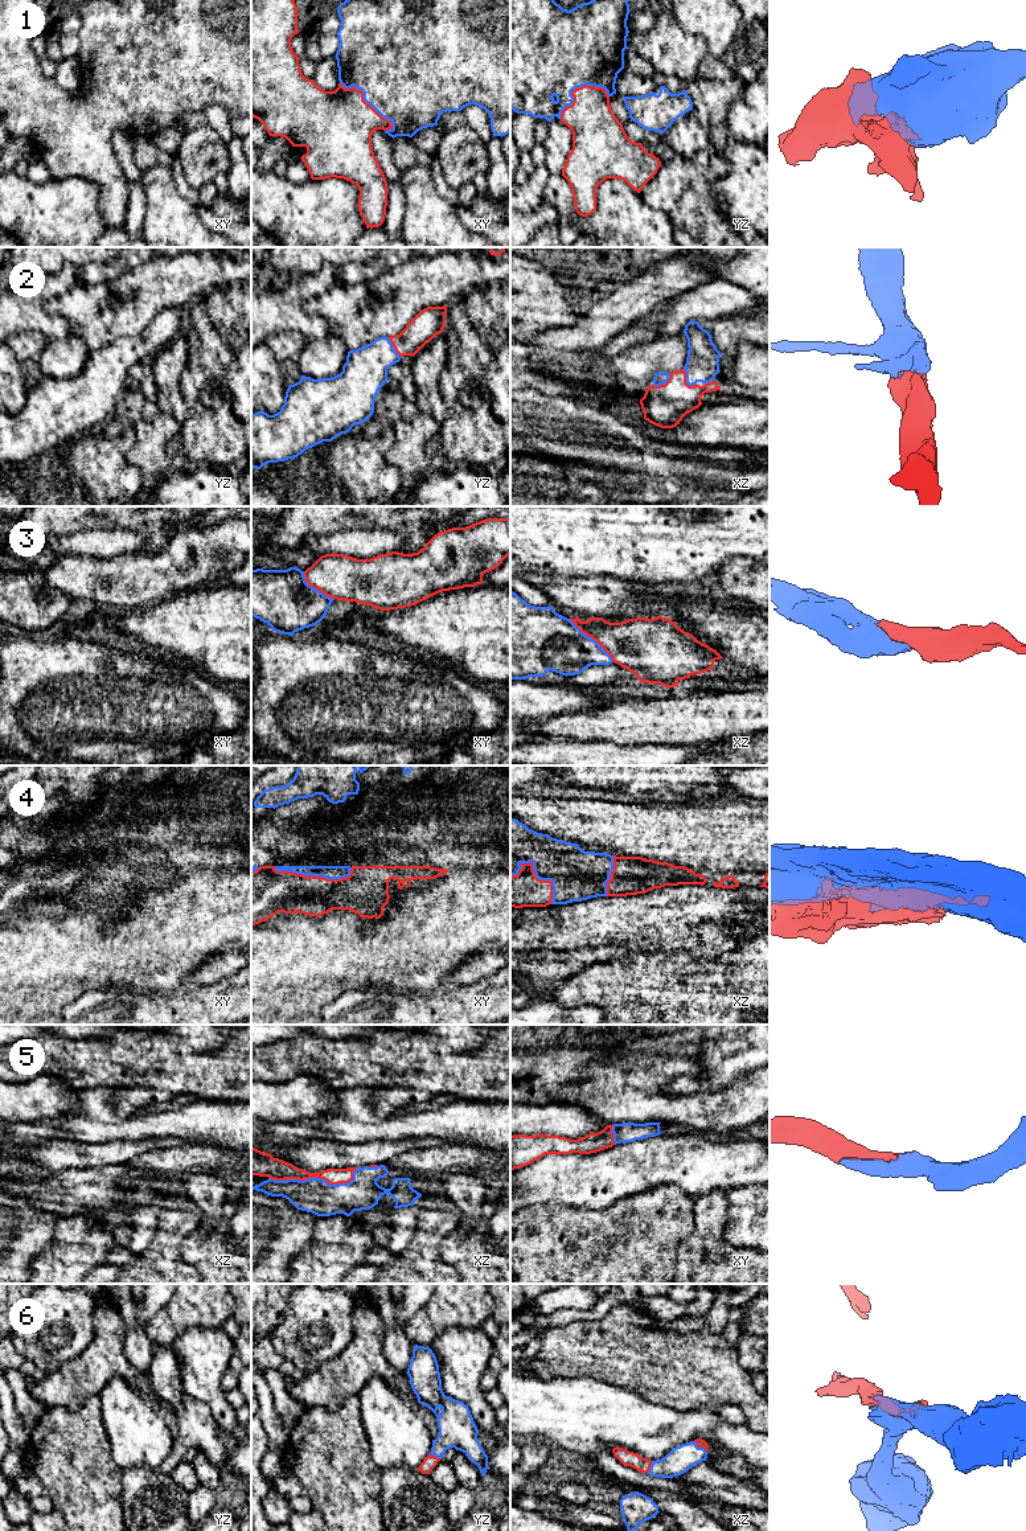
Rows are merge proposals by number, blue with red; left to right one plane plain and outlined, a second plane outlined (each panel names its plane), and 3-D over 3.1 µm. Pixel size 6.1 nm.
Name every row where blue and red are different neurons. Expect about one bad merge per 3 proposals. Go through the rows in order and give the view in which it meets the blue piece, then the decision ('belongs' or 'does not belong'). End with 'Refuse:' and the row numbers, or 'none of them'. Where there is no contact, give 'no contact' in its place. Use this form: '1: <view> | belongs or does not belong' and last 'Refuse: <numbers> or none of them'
1: xy | belongs
2: xz | belongs
3: xz | does not belong
4: xy | does not belong
5: xz | belongs
6: xz | belongs
Refuse: 3, 4

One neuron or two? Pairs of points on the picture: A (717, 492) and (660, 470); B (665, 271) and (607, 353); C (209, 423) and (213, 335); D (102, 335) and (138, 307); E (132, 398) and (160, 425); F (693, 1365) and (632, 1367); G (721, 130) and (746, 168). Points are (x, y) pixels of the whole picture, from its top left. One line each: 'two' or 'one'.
A: one
B: two
C: one
D: one
E: two
F: one
G: two

